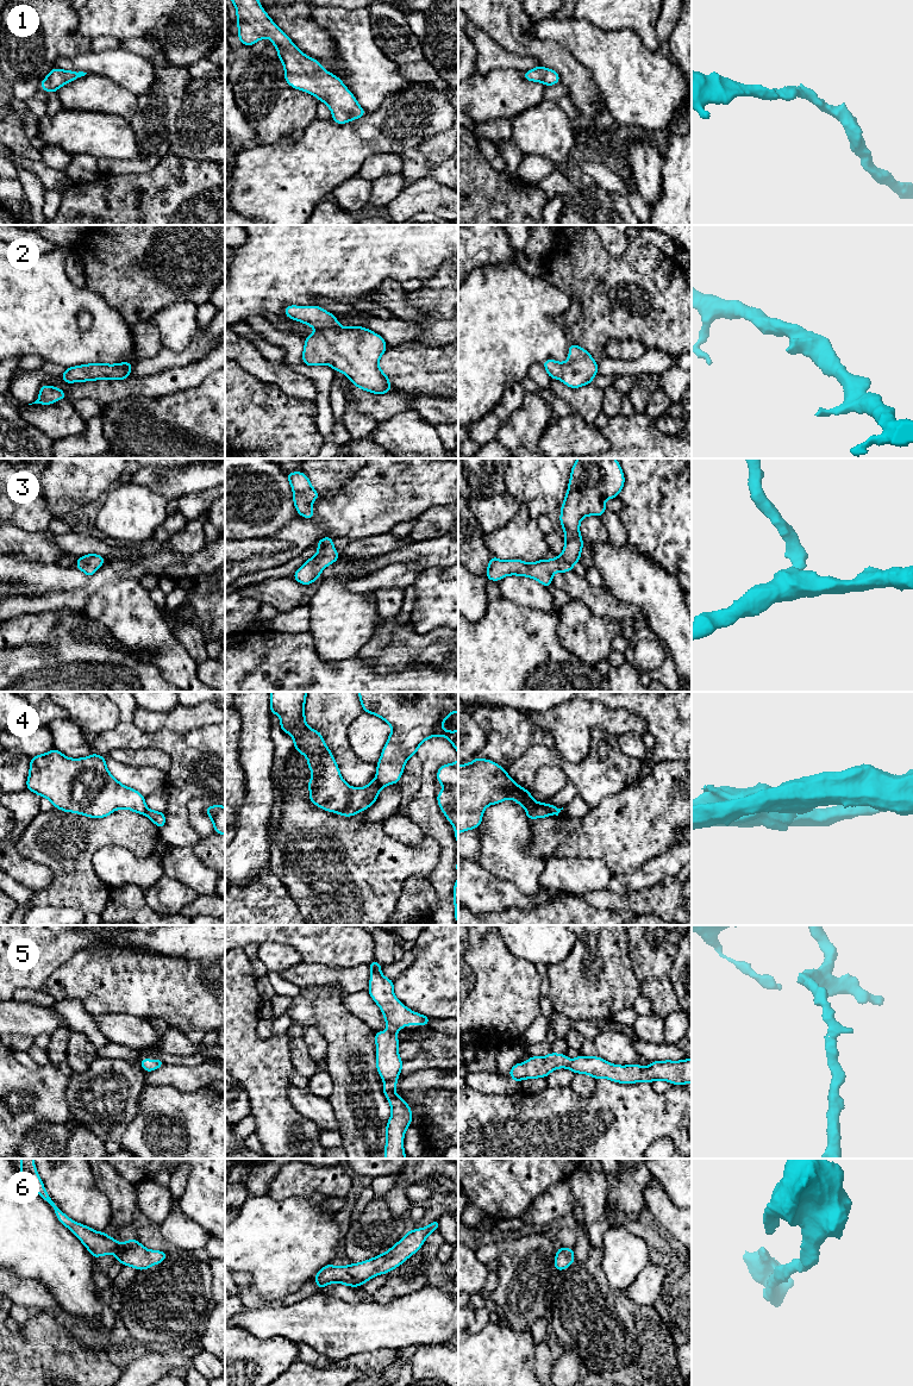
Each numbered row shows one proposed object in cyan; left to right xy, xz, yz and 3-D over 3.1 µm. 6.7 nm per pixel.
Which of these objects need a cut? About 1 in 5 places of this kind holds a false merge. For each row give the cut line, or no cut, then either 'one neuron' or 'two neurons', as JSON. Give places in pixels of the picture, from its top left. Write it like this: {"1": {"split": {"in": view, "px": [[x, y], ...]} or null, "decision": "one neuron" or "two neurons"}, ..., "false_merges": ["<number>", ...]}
{"1": {"split": null, "decision": "one neuron"}, "2": {"split": null, "decision": "one neuron"}, "3": {"split": null, "decision": "one neuron"}, "4": {"split": {"in": "yz", "px": [[541, 803], [551, 813]]}, "decision": "two neurons"}, "5": {"split": null, "decision": "one neuron"}, "6": {"split": null, "decision": "one neuron"}, "false_merges": ["4"]}

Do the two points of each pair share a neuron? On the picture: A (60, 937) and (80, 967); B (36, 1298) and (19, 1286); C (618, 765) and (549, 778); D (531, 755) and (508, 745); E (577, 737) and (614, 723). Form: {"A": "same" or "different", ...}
{"A": "different", "B": "same", "C": "different", "D": "different", "E": "same"}

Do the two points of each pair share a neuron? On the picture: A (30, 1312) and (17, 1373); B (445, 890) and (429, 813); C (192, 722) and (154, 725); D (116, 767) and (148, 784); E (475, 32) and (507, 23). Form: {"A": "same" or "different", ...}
{"A": "different", "B": "same", "C": "same", "D": "same", "E": "different"}

